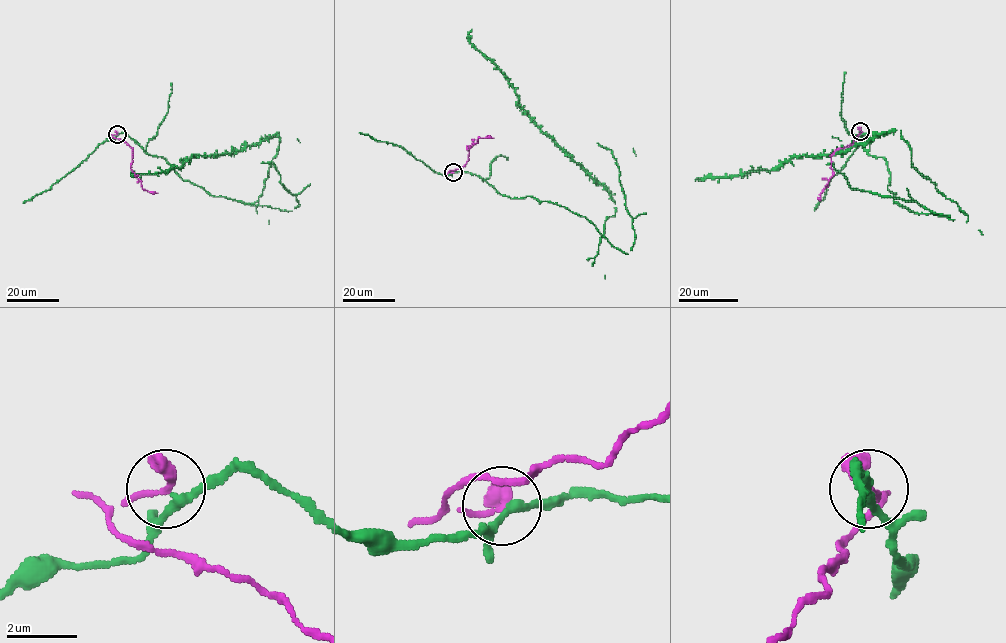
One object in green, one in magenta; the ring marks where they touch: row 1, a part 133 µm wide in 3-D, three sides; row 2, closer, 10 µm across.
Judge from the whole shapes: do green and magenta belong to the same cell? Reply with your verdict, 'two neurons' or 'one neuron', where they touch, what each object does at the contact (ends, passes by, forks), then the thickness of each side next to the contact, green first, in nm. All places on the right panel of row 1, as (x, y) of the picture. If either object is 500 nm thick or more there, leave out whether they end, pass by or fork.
two neurons; at (860, 131); green passes by; magenta passes by; 200 nm thick on the green side, 280 nm on the other

